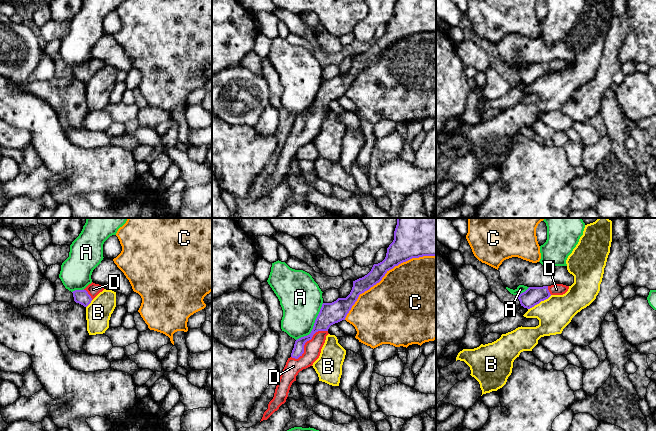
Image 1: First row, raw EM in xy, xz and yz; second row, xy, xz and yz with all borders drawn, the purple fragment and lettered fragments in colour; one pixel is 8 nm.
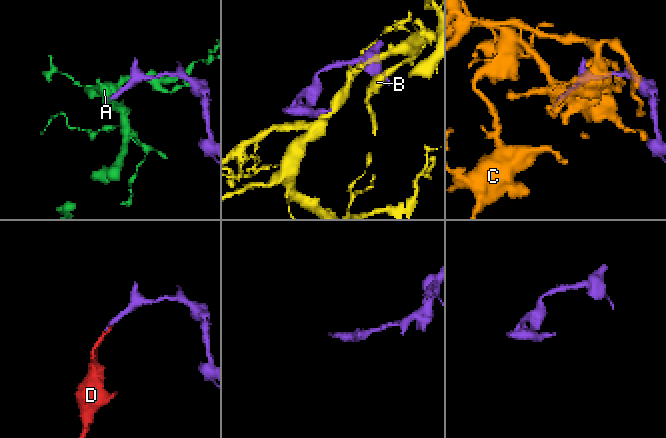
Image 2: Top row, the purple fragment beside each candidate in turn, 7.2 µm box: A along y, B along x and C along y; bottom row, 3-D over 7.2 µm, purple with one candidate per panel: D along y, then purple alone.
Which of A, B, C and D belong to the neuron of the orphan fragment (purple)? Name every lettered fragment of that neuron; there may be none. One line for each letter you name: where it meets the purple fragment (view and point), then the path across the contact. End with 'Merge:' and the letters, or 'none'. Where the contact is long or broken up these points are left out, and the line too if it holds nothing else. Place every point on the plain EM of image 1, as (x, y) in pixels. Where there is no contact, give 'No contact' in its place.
D: Touches purple at xz (306, 117). Path across: xz (326, 93), (321, 103), (306, 117), (312, 124)
Merge: D

